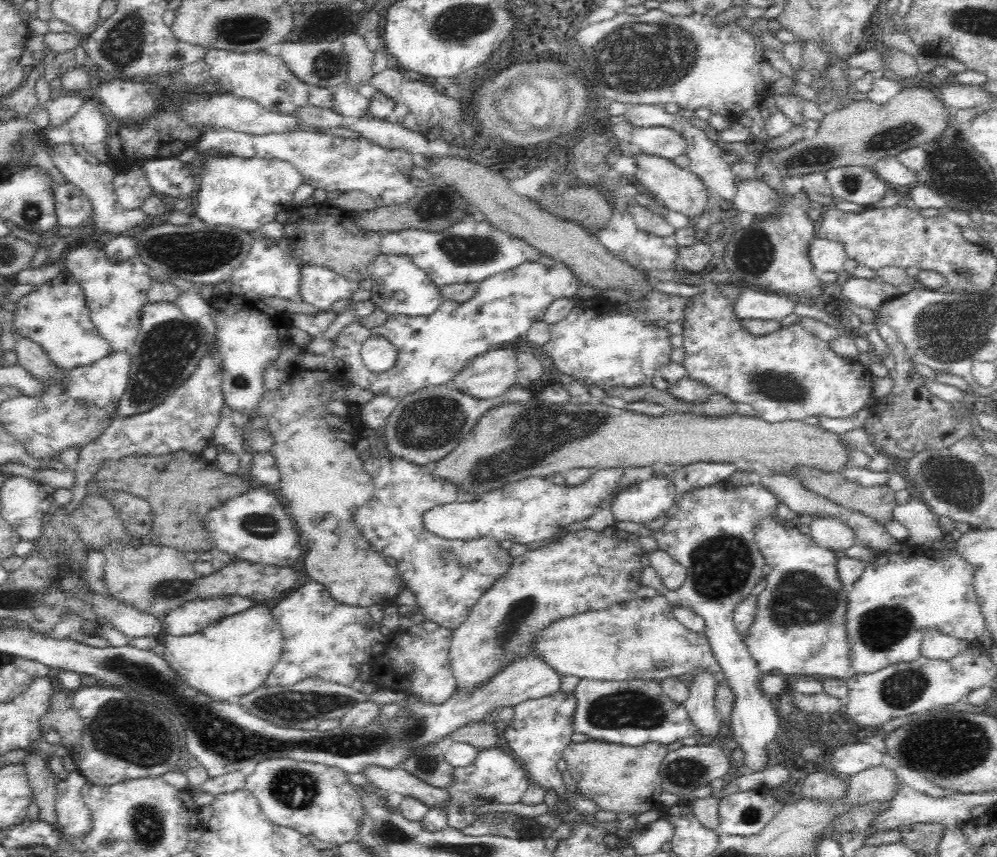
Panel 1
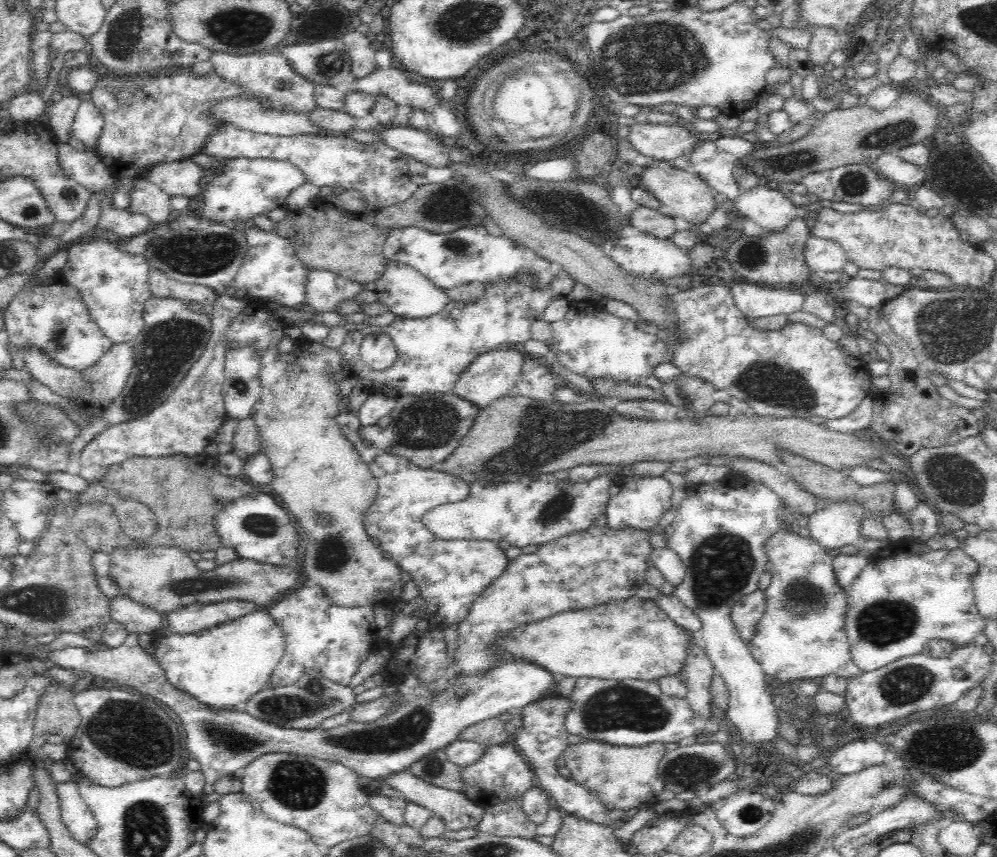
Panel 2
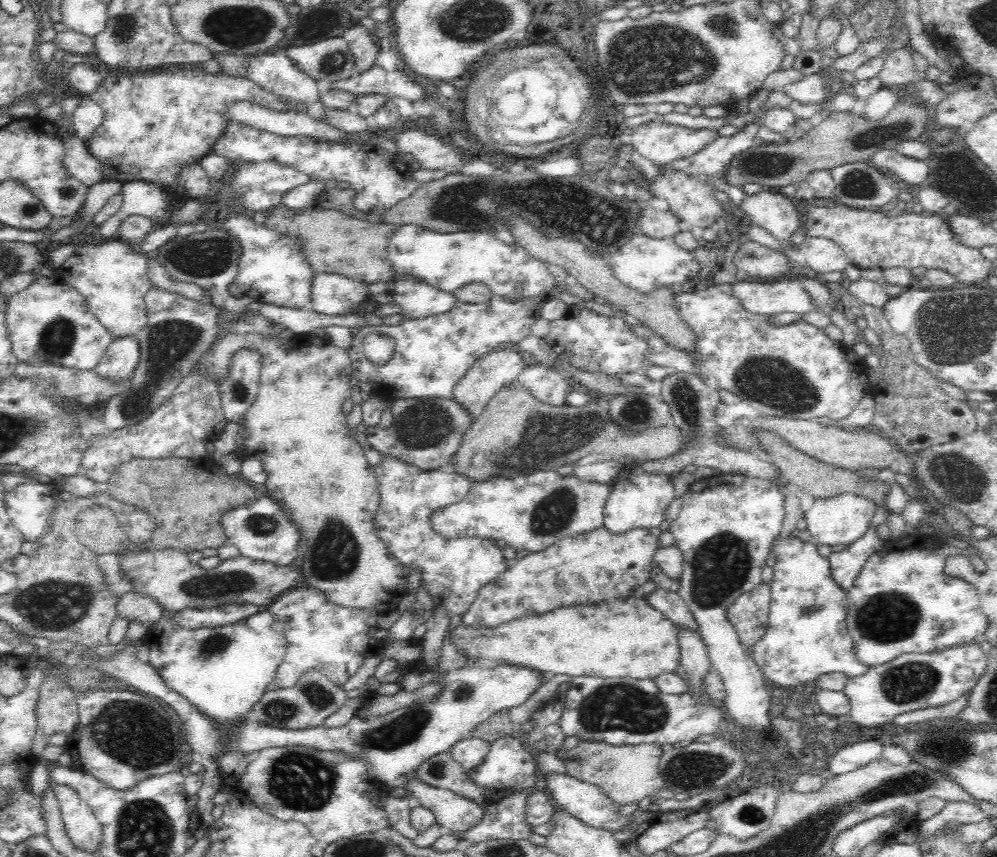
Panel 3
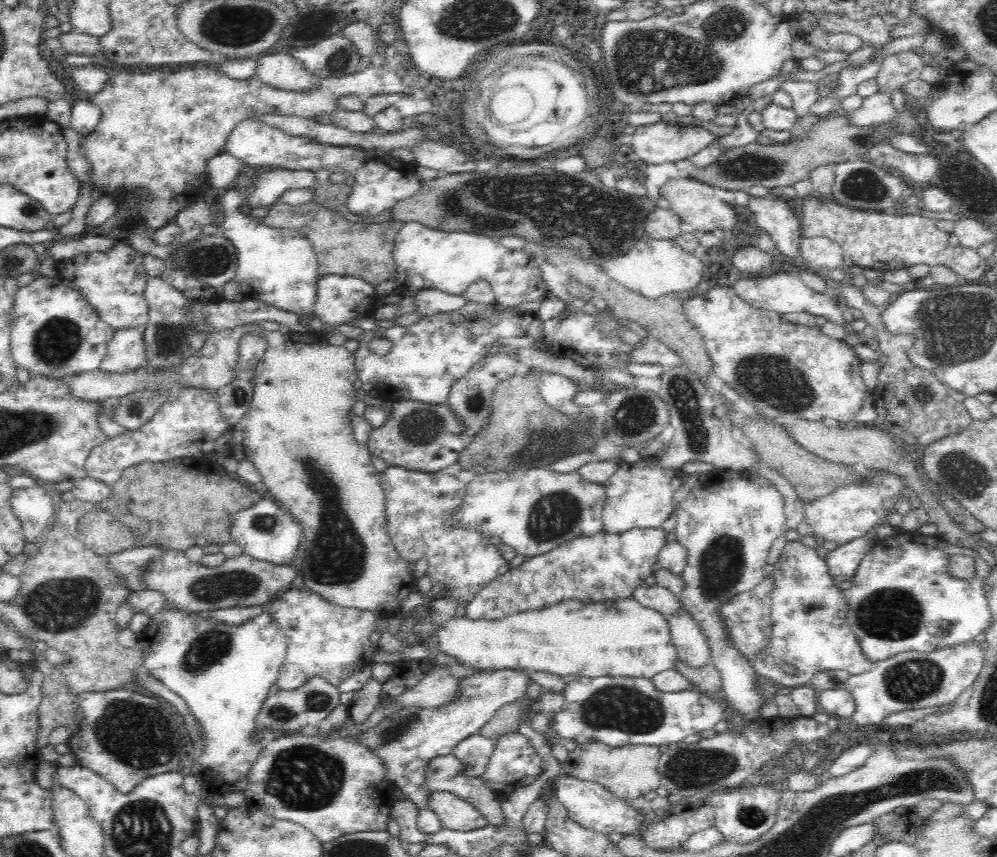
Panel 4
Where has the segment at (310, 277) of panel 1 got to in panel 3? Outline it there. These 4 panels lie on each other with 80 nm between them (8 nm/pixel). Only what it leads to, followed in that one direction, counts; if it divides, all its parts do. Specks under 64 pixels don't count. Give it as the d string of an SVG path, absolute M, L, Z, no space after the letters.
M328 272L314 273L309 309L328 316L350 313L354 306L367 304L368 294L368 285L362 281Z

